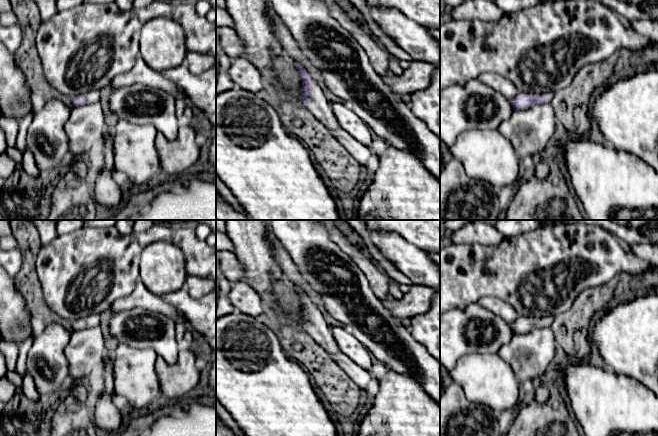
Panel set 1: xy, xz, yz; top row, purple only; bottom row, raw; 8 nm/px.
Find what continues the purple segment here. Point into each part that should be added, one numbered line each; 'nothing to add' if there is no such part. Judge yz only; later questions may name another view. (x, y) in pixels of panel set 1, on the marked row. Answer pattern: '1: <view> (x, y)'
1: yz (549, 95)

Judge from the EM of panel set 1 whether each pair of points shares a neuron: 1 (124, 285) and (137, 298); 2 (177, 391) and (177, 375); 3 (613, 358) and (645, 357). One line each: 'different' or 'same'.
1: different
2: same
3: same

